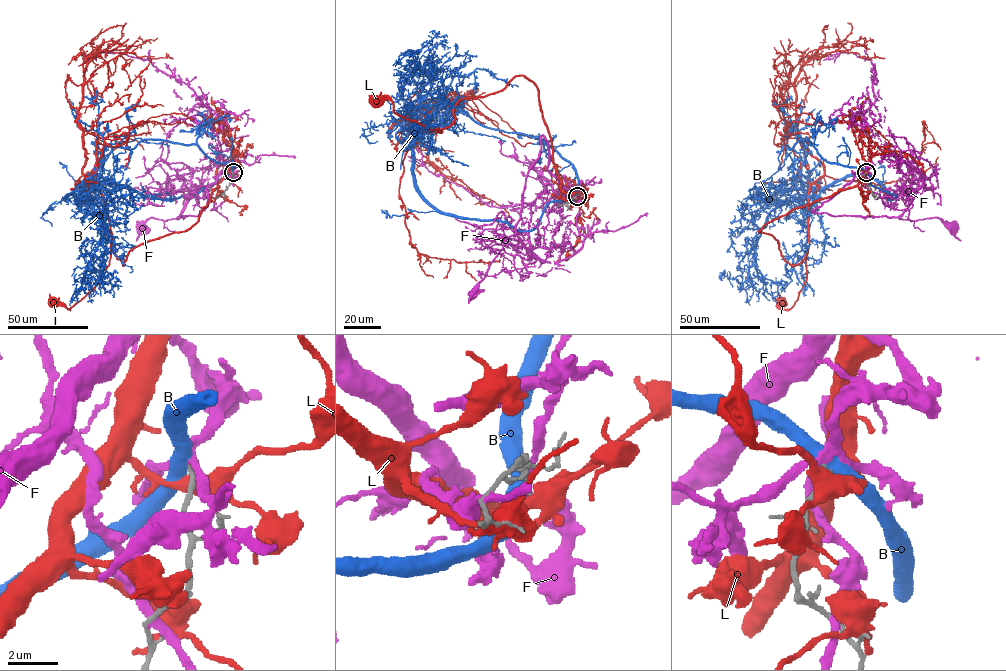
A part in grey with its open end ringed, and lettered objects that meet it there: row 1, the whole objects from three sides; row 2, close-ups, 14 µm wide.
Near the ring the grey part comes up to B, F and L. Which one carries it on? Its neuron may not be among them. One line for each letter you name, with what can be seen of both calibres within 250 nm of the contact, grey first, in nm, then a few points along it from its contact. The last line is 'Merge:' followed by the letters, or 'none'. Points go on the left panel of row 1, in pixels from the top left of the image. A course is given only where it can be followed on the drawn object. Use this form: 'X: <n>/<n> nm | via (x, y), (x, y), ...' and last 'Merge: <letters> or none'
Merge: none

